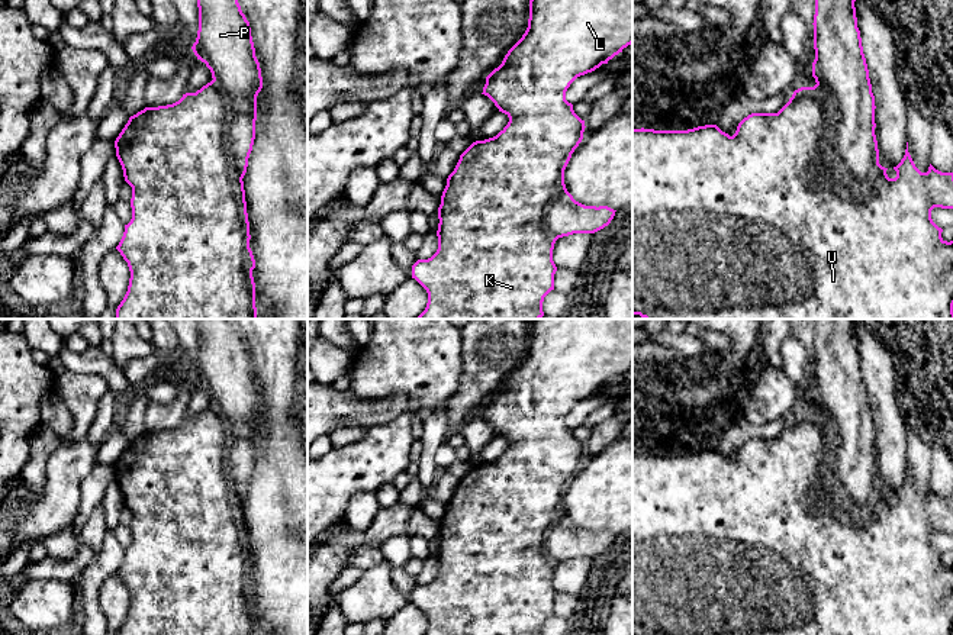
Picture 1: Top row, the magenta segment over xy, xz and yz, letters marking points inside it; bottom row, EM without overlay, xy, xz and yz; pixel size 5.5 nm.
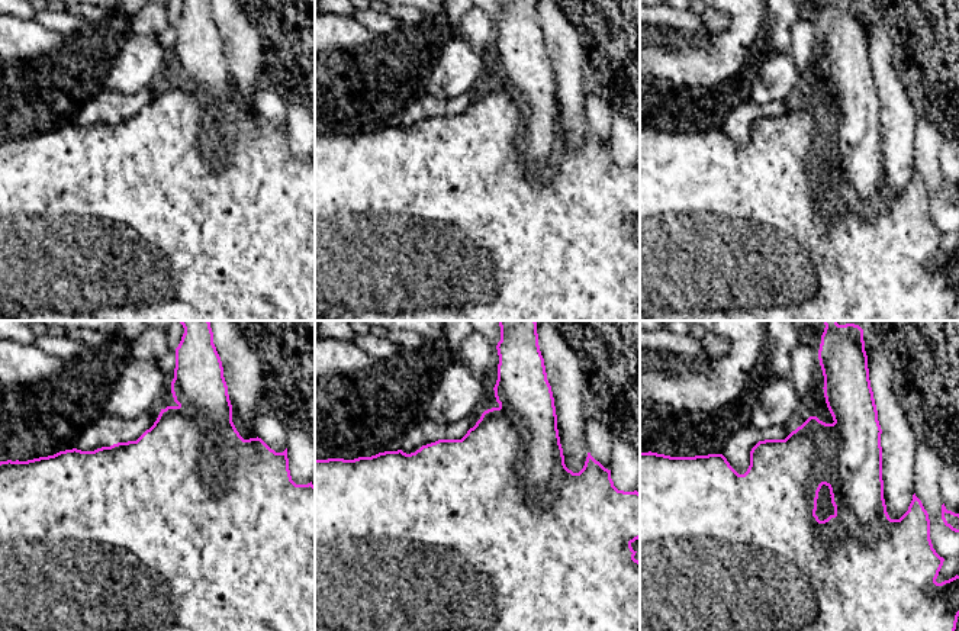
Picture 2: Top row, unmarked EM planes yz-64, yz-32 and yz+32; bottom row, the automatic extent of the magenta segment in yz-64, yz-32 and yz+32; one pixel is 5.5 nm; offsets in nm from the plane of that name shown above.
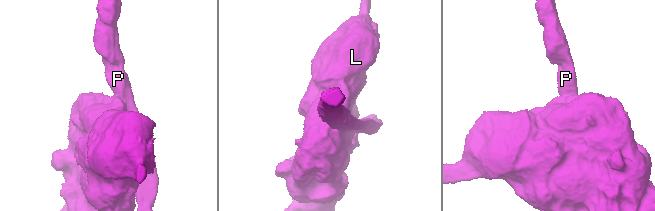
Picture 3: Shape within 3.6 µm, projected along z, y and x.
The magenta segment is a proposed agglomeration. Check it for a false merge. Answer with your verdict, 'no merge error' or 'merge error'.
merge error

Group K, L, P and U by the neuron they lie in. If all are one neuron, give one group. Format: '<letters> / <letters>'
K L U / P

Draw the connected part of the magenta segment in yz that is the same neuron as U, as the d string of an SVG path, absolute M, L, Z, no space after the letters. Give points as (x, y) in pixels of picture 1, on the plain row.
M818 409L814 412L801 412L793 416L789 426L777 438L751 438L744 442L733 461L722 457L717 449L698 451L688 455L654 455L632 454L632 635L953 635L953 565L941 563L943 554L931 544L934 532L953 534L953 497L941 497L931 489L927 497L921 497L909 477L908 467L905 480L894 491L895 503L889 503L885 491L879 489L878 465L873 467L873 494L863 513L851 510L841 491L834 474L834 451L837 447L837 432L828 418Z

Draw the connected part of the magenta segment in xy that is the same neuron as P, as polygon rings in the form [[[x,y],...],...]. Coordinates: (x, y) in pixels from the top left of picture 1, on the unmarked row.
[[[196,319],[196,323],[199,355],[191,374],[197,384],[210,394],[213,406],[220,410],[231,431],[232,441],[226,457],[226,471],[244,503],[255,464],[257,420],[263,413],[249,346],[241,335],[236,319]]]

